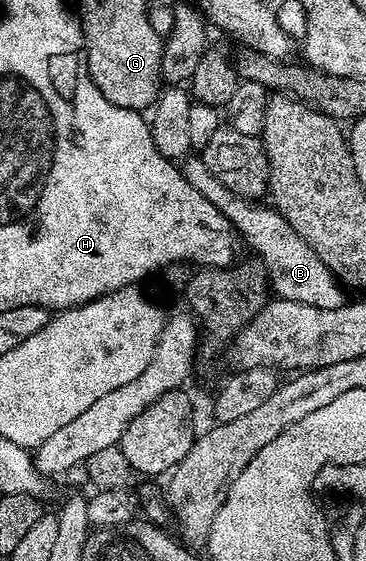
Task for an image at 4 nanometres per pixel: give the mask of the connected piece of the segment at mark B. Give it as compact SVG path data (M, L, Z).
M201 156L185 158L180 168L184 179L230 221L245 246L247 243L257 251L255 254L266 269L271 292L279 300L304 303L305 306L320 307L321 310L335 310L346 303L341 282L277 209L268 205L264 207L251 198L237 197L234 192L228 191L208 170Z

